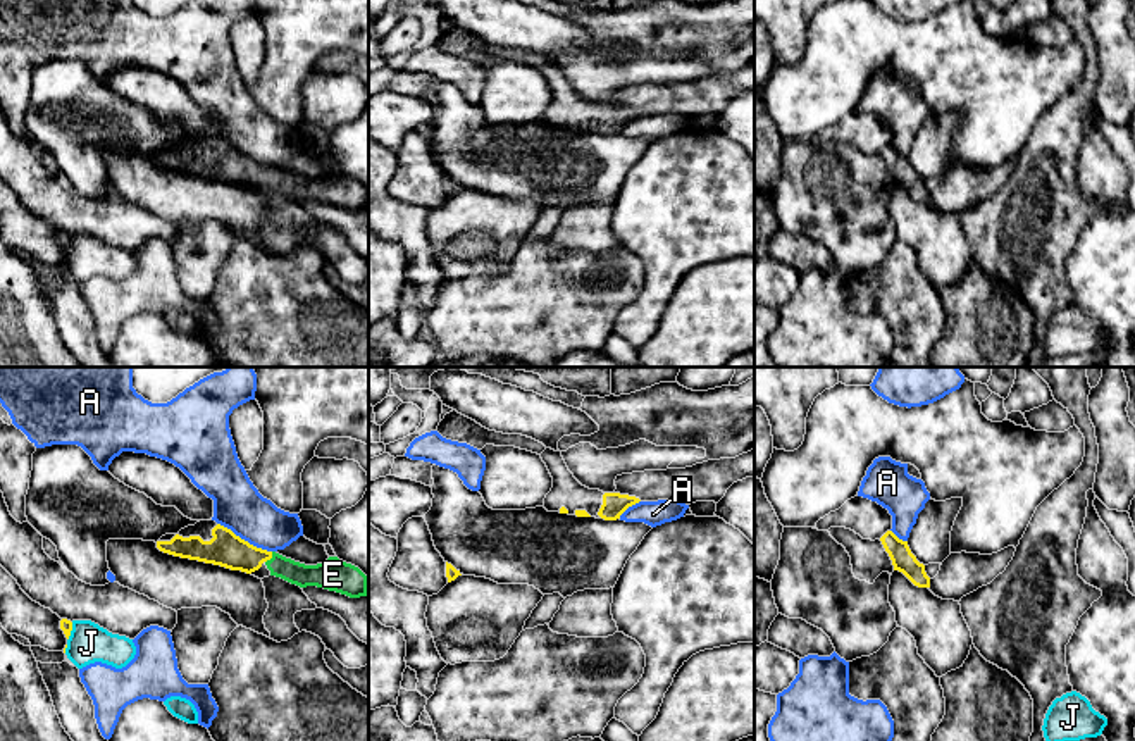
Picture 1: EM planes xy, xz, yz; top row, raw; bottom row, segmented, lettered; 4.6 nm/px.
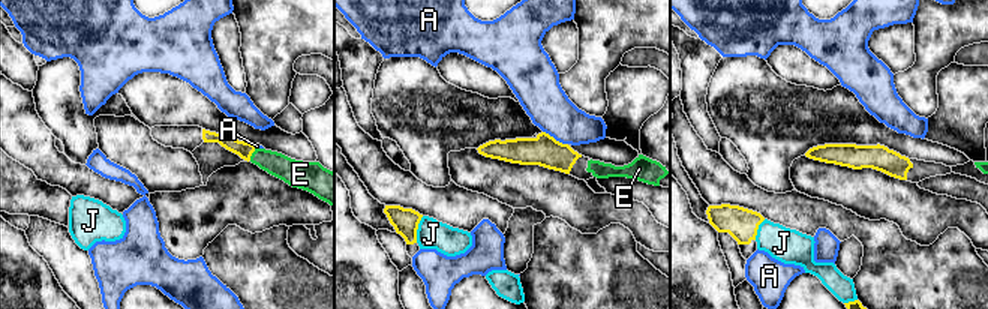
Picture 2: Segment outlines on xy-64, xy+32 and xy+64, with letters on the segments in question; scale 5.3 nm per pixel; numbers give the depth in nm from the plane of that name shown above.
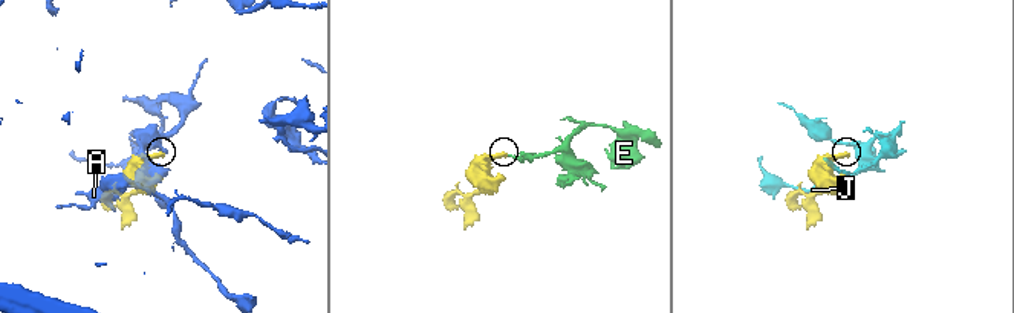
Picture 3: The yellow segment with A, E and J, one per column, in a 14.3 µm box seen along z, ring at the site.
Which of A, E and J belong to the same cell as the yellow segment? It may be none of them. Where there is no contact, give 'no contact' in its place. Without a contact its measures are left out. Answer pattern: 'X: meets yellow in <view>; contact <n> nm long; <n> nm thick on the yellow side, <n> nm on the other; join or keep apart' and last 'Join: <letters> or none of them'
A: meets yellow in xy; contact 300 nm long; 160 nm thick on the yellow side, 240 nm on the other; keep apart
E: meets yellow in xy; contact 70 nm long; 160 nm thick on the yellow side, 110 nm on the other; join
J: meets yellow in xy; contact 90 nm long; 60 nm thick on the yellow side, 190 nm on the other; keep apart
Join: E

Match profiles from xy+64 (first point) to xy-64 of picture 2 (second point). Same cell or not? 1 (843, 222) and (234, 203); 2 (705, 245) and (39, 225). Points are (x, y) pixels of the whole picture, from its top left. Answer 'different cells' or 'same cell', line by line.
1: different cells
2: different cells

